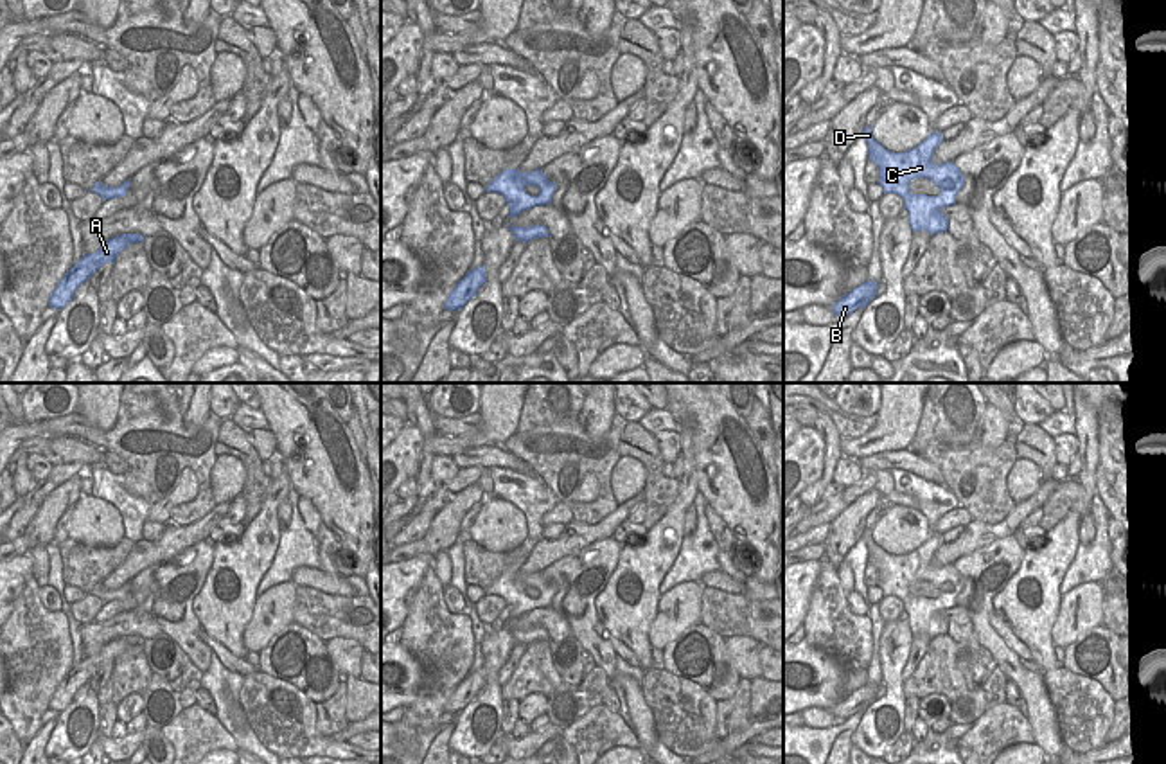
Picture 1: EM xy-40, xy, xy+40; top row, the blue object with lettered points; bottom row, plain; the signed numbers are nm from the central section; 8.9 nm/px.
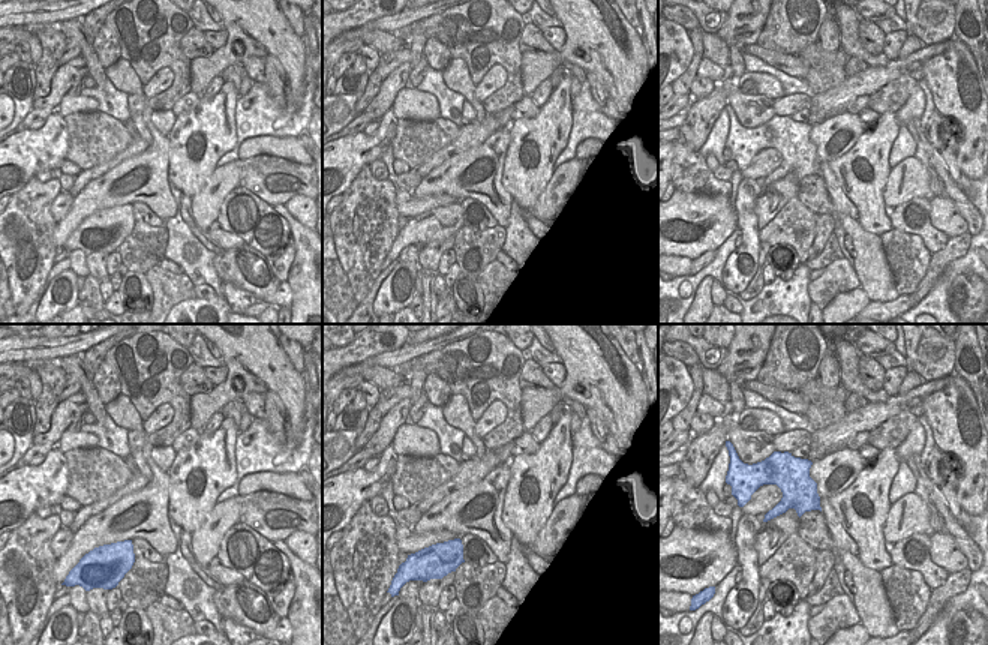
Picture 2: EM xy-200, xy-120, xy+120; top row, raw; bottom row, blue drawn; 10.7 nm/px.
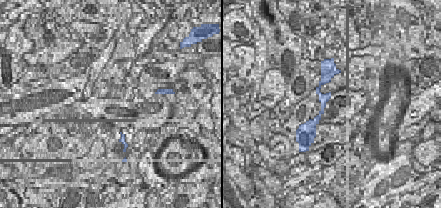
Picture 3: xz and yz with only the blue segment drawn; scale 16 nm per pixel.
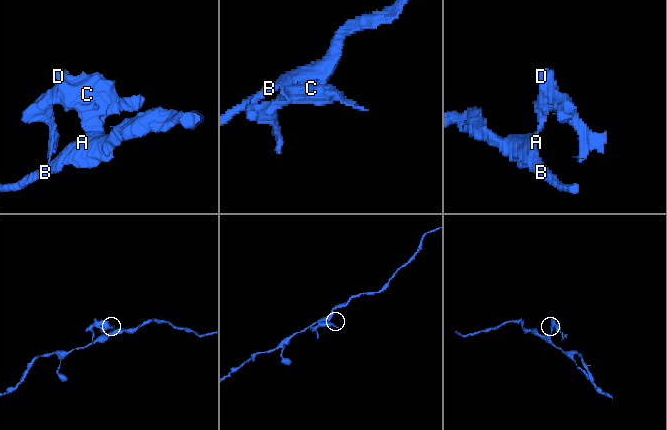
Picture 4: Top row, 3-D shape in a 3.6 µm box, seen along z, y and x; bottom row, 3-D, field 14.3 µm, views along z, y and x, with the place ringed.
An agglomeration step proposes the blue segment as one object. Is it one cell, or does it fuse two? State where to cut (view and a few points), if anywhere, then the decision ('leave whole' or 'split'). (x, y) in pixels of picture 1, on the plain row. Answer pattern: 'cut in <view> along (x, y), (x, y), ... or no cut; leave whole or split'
cut in xy-40 along (139, 637), (123, 639); split

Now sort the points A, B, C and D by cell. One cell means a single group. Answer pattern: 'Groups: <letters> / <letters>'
Groups: A B / C D

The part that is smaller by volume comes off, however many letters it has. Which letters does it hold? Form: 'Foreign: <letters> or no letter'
Foreign: C, D

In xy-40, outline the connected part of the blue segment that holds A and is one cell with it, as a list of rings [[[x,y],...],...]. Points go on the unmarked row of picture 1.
[[[115,638],[108,642],[95,656],[84,656],[65,680],[57,685],[50,697],[49,710],[63,712],[72,701],[74,694],[86,685],[102,667],[113,665],[115,660],[133,645],[144,645],[144,638]]]

